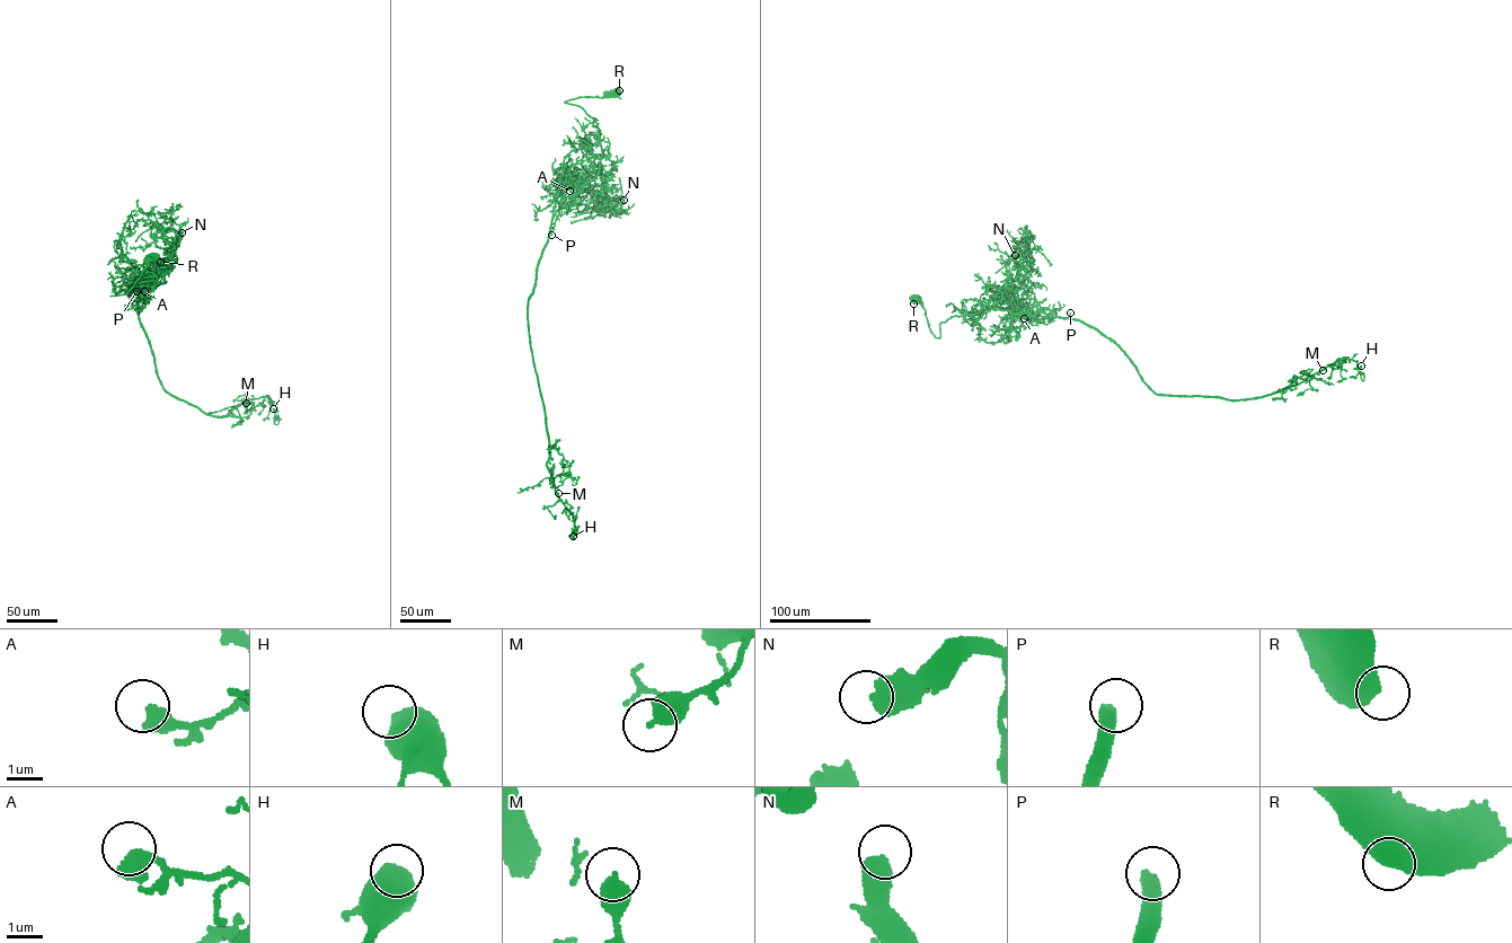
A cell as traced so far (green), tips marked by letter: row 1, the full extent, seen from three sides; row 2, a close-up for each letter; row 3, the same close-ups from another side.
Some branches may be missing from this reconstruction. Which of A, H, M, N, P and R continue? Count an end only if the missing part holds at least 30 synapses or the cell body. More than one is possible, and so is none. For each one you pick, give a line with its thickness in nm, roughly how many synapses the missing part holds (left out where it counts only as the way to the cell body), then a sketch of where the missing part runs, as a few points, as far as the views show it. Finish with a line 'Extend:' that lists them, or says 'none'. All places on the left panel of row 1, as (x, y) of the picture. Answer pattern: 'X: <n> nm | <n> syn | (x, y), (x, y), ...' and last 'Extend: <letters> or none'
P: 440 nm | 180 syn | (136, 291), (130, 247), (127, 249)
Extend: P

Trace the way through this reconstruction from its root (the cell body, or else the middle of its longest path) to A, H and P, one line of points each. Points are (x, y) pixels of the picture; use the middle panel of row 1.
A: (616, 93), (565, 102), (581, 107), (595, 121), (602, 155), (598, 174), (569, 191)
H: (616, 93), (565, 102), (597, 124), (599, 173), (554, 214), (527, 306), (547, 468), (572, 513), (573, 536)
P: (616, 93), (565, 102), (581, 107), (595, 121), (602, 155), (598, 174), (568, 206), (554, 214), (551, 235)

